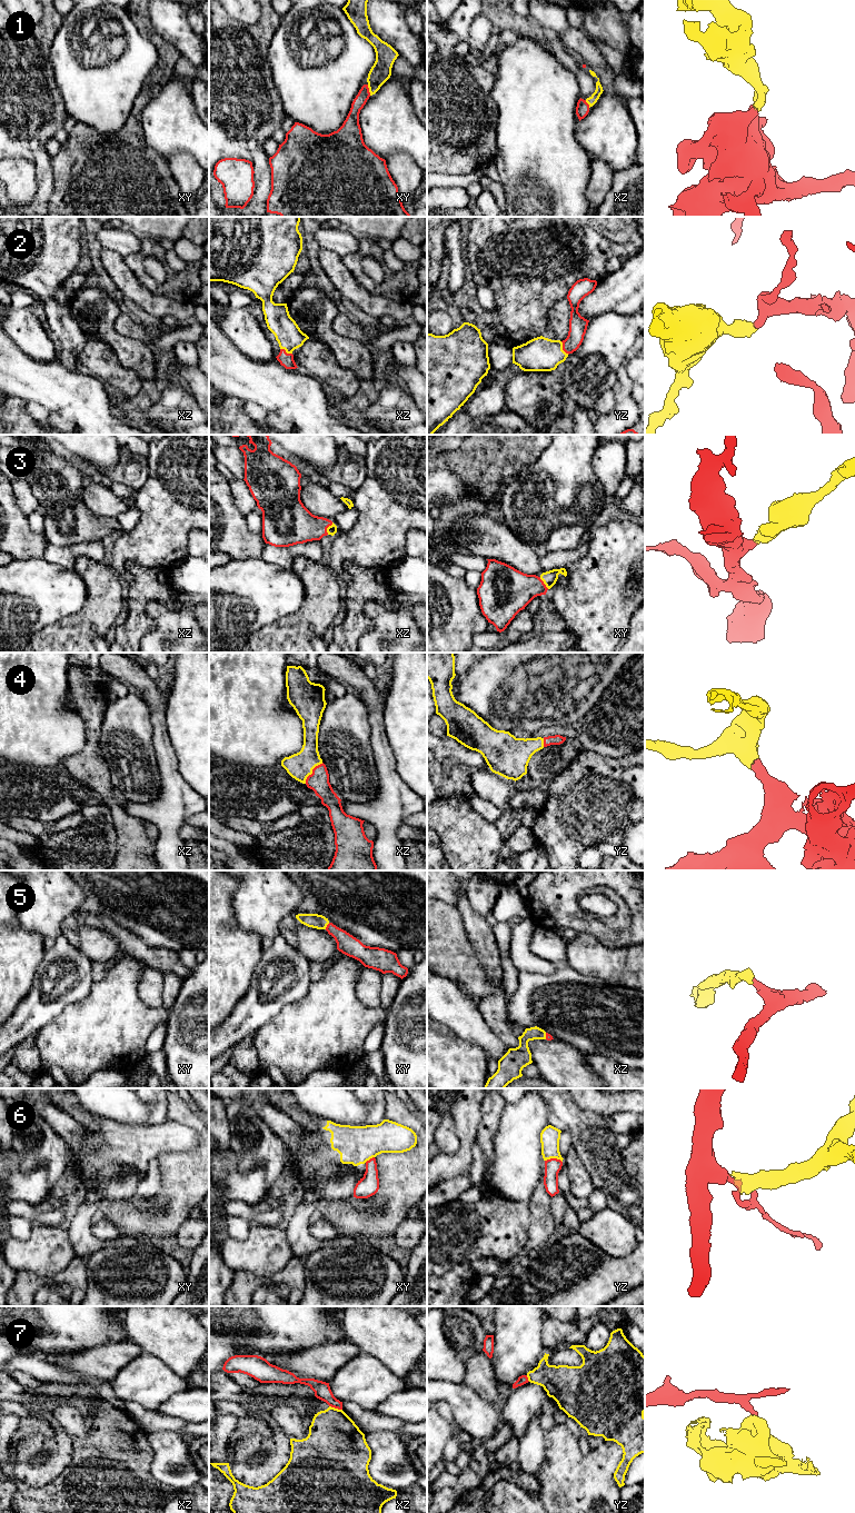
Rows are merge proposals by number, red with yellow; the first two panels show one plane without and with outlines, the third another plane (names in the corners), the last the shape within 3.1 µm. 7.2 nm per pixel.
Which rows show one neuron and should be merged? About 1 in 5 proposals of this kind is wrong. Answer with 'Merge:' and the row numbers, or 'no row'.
Merge: 1, 2, 3, 4, 5

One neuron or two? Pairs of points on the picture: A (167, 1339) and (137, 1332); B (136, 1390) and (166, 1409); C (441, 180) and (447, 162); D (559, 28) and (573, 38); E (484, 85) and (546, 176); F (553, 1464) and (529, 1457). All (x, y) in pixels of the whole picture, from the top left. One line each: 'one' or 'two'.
A: one
B: two
C: two
D: two
E: two
F: two

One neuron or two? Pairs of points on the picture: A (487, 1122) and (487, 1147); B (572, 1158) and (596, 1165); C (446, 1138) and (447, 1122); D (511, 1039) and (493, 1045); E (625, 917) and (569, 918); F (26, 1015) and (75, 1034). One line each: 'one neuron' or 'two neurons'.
A: one neuron
B: two neurons
C: one neuron
D: two neurons
E: two neurons
F: two neurons

